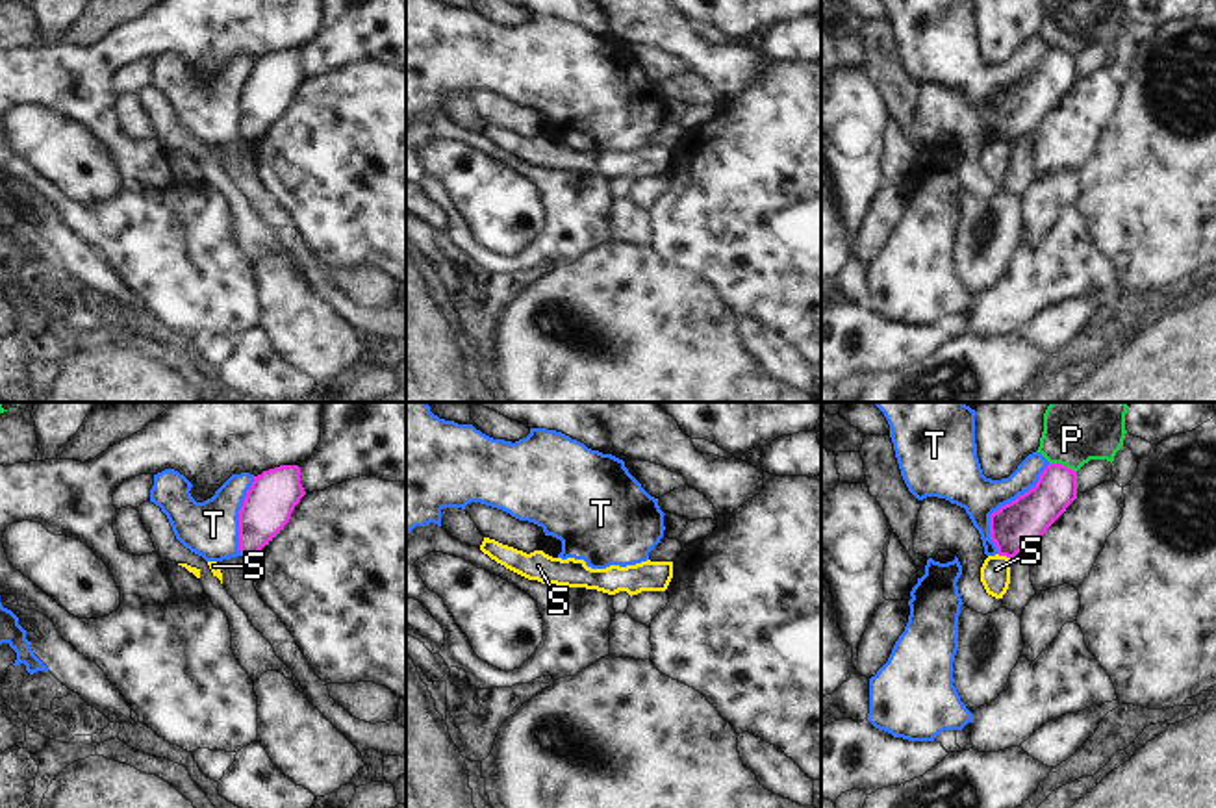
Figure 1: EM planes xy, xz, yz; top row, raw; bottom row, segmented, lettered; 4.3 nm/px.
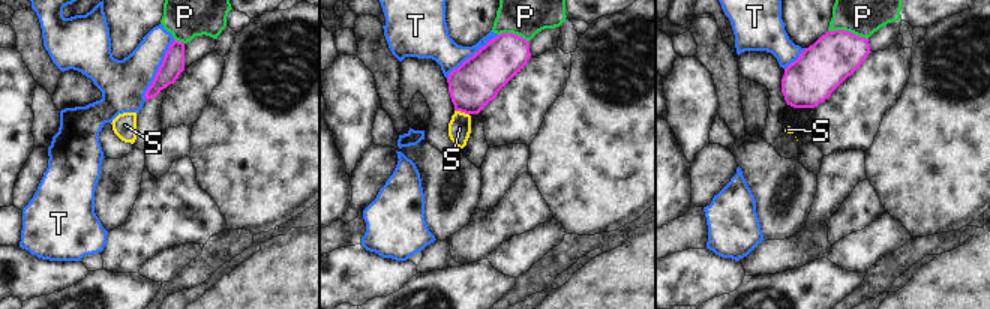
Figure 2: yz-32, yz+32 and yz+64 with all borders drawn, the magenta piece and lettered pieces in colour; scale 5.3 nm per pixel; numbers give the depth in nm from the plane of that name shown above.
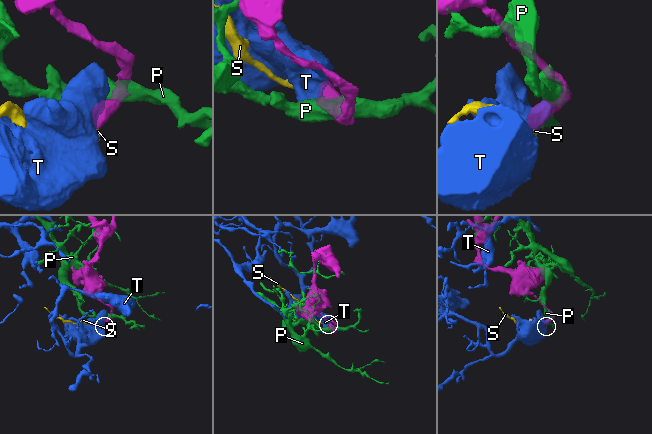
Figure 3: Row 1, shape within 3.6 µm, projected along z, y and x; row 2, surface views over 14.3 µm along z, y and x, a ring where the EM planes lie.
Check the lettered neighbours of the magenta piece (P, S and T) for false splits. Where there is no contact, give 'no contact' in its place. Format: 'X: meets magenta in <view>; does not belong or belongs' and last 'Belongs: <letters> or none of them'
P: meets magenta in yz; does not belong
S: meets magenta in yz; does not belong
T: meets magenta in yz; does not belong
Belongs: none of them

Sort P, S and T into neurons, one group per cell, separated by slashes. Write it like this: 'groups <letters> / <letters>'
groups P / S / T

